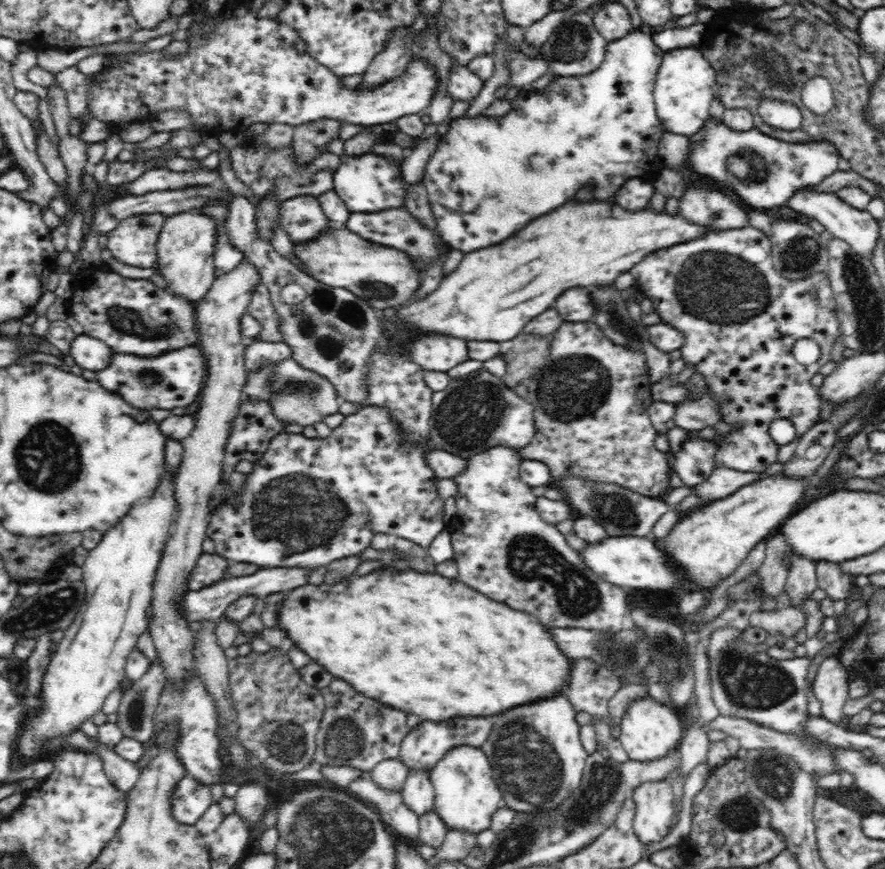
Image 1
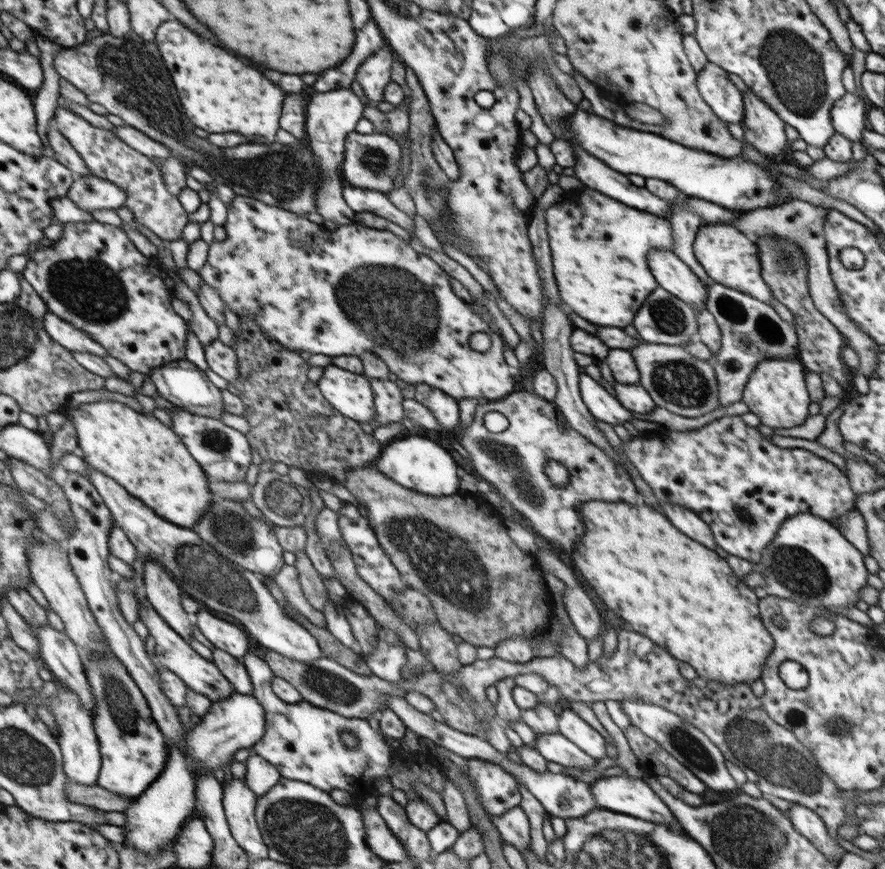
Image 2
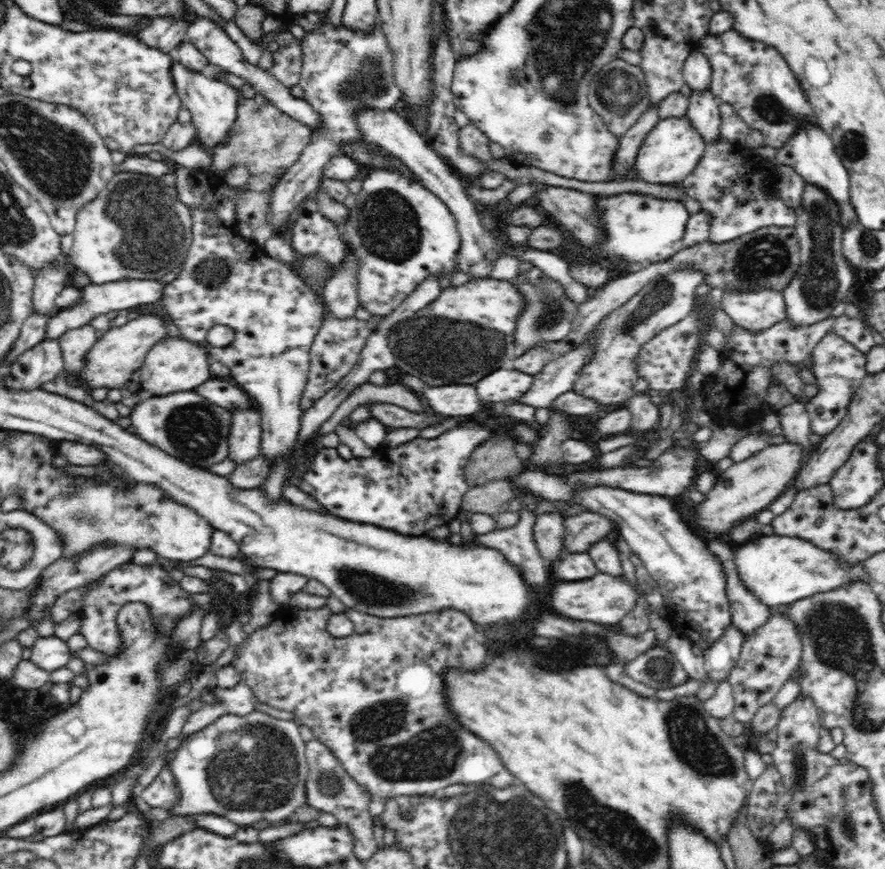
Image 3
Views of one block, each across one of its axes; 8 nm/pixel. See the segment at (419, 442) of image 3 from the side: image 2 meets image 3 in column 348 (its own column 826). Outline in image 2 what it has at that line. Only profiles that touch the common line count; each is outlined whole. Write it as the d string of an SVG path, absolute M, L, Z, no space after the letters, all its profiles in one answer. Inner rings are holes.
M720 417L718 420L701 427L700 429L676 431L666 430L661 428L658 432L647 433L638 437L633 437L628 443L622 442L622 449L627 454L630 462L634 464L640 476L652 488L655 496L660 503L671 502L681 504L690 510L693 510L697 515L700 515L710 526L711 531L714 532L713 537L716 538L716 544L719 548L724 548L723 552L728 552L731 556L742 558L750 563L759 563L762 560L762 552L766 546L770 545L772 539L776 536L780 525L791 516L802 513L810 513L827 521L833 521L840 516L848 514L855 508L856 496L850 488L849 478L847 473L836 467L832 462L817 456L816 454L802 448L781 448L772 443L771 437L764 437L756 427L746 425L742 417Z

